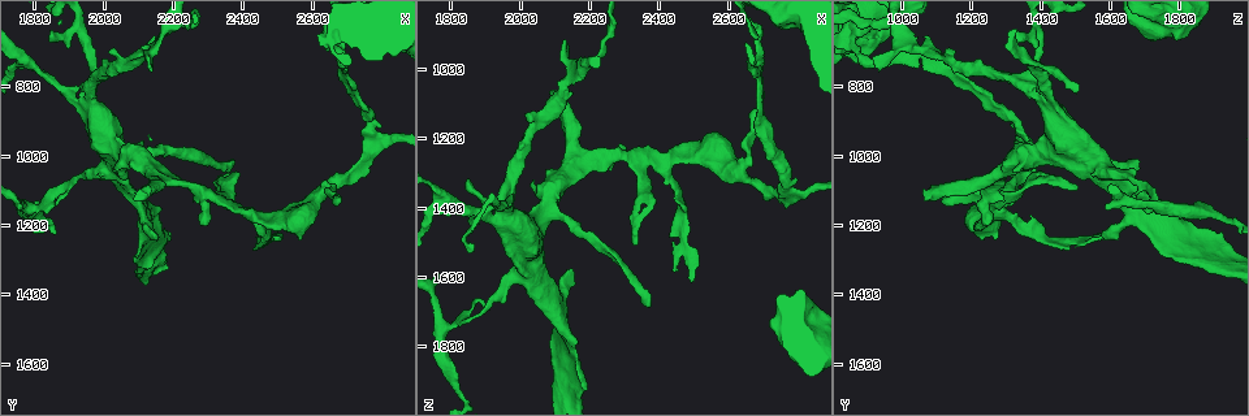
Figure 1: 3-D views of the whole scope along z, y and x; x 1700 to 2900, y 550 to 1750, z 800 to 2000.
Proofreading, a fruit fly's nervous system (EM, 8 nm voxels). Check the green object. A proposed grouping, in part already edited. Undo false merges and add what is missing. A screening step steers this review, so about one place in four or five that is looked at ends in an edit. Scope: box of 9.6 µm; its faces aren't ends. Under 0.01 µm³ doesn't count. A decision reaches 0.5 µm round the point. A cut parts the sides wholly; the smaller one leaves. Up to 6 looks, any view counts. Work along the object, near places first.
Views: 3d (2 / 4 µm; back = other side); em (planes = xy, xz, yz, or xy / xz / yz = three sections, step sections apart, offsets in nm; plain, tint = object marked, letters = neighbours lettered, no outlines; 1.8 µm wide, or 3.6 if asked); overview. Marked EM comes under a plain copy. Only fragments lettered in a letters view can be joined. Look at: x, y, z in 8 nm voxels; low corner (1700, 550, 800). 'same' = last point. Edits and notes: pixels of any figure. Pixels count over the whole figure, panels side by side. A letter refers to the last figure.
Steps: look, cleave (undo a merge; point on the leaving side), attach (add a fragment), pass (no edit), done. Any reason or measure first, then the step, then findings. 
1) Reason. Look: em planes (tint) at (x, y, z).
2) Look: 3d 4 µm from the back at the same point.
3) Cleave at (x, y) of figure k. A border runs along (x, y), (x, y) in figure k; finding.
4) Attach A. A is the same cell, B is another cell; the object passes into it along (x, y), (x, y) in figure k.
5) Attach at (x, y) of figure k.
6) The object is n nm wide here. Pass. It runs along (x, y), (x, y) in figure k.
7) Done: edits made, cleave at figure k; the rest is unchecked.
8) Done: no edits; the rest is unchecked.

Look: 3d 2 µm at (2010, 1040, 1580).

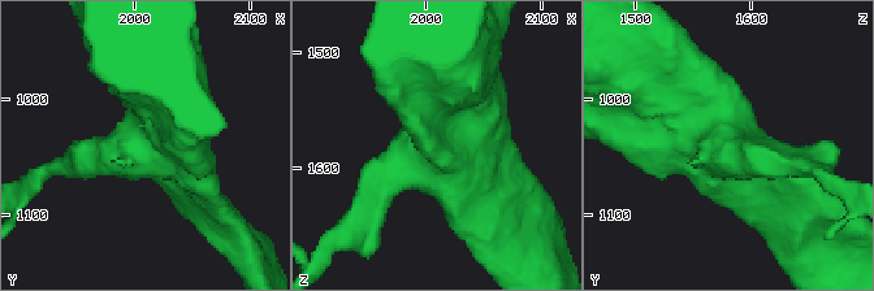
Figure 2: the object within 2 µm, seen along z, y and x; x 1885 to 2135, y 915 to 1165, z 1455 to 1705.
Need the tissue. Look: em xy step 4 (tint) at (2014, 1038, 1578).

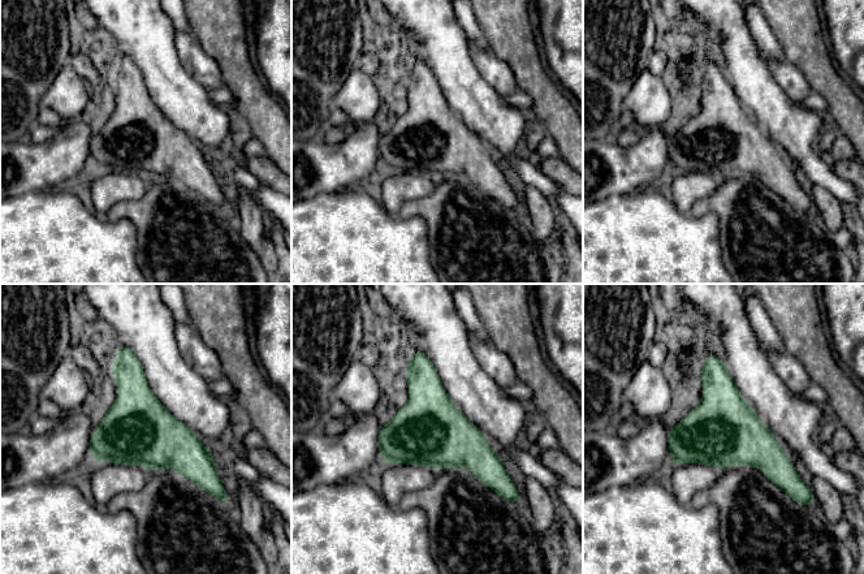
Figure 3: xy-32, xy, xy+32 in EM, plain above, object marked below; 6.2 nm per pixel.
Look: em planes (letters) at the same point.

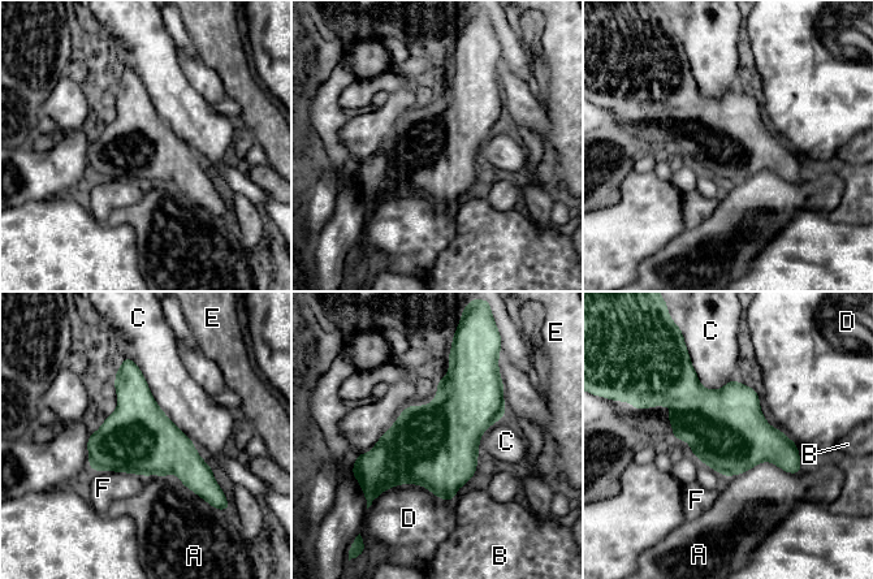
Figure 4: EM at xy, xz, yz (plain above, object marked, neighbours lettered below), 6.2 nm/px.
Pass. A, B, C, D, E and F are other cells; a border runs along (130, 357), (156, 405), (194, 441) in figure 4; one neuron here.

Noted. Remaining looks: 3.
Sudden change in width. Look: em planes (letters) at (2160, 1070, 1250).

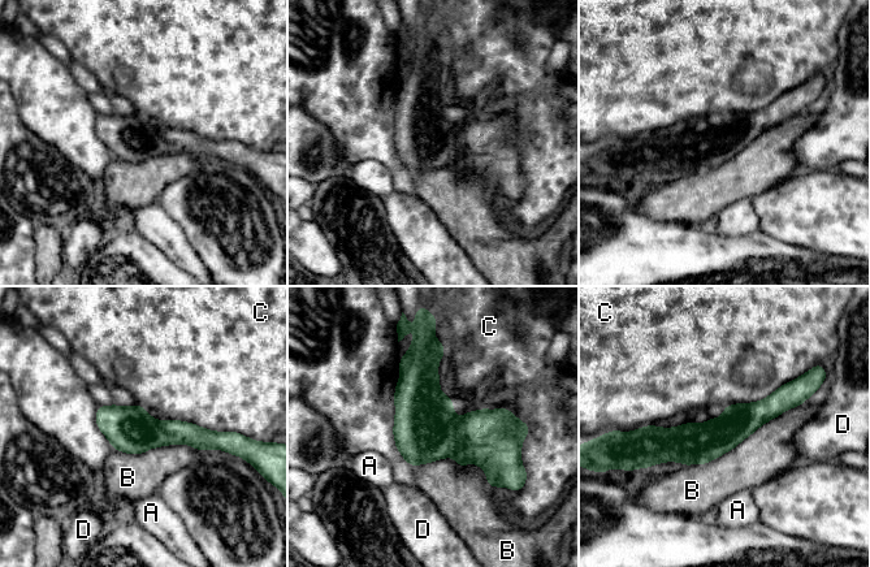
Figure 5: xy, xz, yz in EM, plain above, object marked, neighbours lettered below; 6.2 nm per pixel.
Pass. A, B, C and D are other cells; it runs along (796, 402), (713, 438), (646, 438) in figure 5; one neuron here.

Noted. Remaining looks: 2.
Done: no edits; the rest is unchecked.

